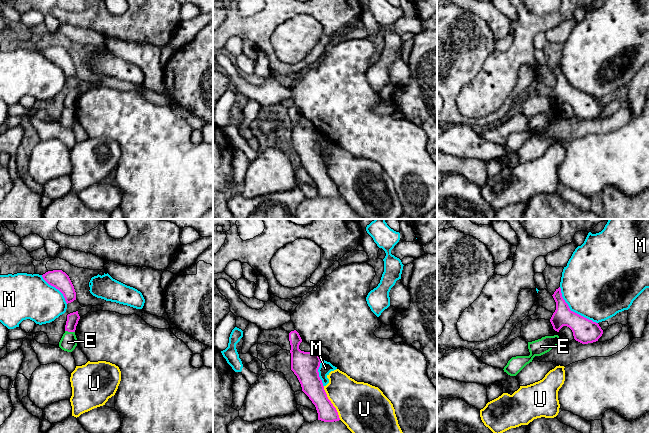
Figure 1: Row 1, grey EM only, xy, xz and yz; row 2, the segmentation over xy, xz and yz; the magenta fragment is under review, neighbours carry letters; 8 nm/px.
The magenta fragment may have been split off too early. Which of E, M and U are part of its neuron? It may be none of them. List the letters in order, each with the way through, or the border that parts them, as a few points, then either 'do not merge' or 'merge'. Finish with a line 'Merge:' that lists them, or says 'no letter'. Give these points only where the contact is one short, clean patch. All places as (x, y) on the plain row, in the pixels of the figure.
E: do not merge
M: do not merge
U: do not merge
Merge: no letter

